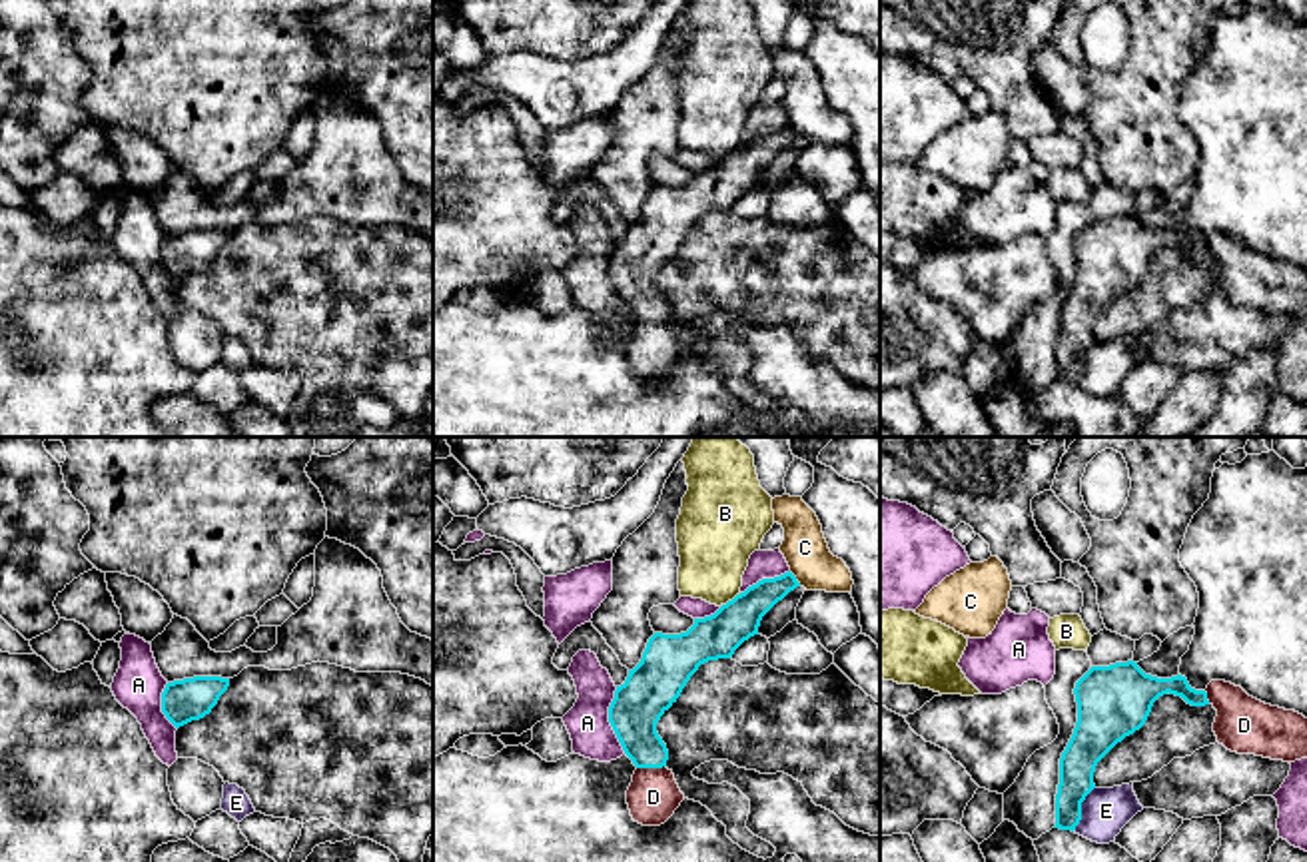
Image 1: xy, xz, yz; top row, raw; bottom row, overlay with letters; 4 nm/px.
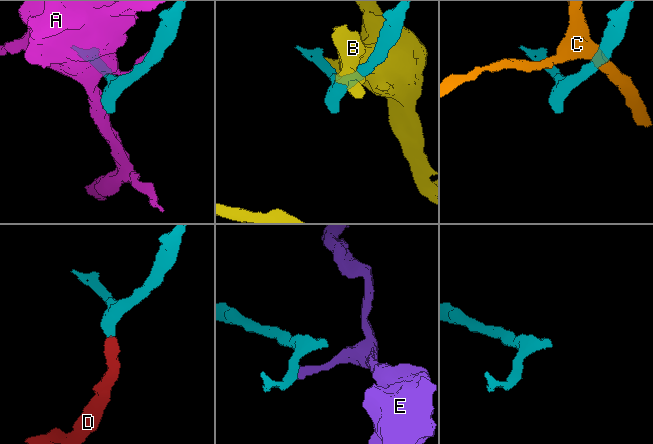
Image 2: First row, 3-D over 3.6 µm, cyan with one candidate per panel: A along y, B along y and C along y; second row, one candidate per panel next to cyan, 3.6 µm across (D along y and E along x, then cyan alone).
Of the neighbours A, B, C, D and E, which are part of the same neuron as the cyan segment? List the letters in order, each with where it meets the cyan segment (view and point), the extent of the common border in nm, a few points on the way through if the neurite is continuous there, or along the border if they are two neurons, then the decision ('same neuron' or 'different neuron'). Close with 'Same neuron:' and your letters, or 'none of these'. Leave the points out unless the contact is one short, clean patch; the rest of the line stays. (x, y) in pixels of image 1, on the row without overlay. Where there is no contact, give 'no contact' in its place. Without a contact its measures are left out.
A: meets cyan in xz at (609, 274); contact 280 nm long; different neuron
B: meets cyan in xz at (729, 154); contact 80 nm long; border along xz (737, 146), (723, 158); different neuron
C: meets cyan in xz at (795, 132); contact 80 nm long; border along xz (789, 124), (801, 138); different neuron
D: meets cyan in xz at (651, 320); contact 120 nm long; runs through xz (637, 260), (637, 290), (651, 320), (653, 350); same neuron
E: meets cyan in yz at (1080, 362); contact 200 nm long; border along yz (1094, 340), (1082, 356), (1082, 372), (1072, 384); different neuron
Same neuron: D

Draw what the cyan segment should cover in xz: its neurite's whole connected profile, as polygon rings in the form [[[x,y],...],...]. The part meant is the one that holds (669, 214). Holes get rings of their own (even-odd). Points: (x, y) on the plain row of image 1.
[[[790,124],[762,132],[714,168],[694,172],[686,186],[654,186],[649,192],[641,216],[617,239],[609,259],[609,275],[637,319],[627,343],[635,375],[660,379],[684,353],[672,323],[666,321],[668,303],[656,285],[660,269],[700,217],[730,212],[744,194],[758,188],[762,170],[796,140],[800,136]]]

